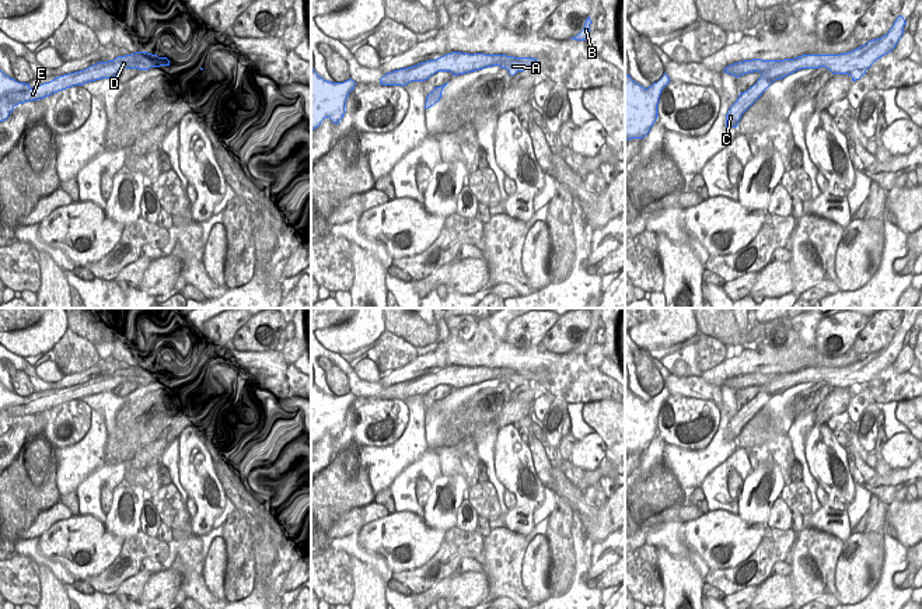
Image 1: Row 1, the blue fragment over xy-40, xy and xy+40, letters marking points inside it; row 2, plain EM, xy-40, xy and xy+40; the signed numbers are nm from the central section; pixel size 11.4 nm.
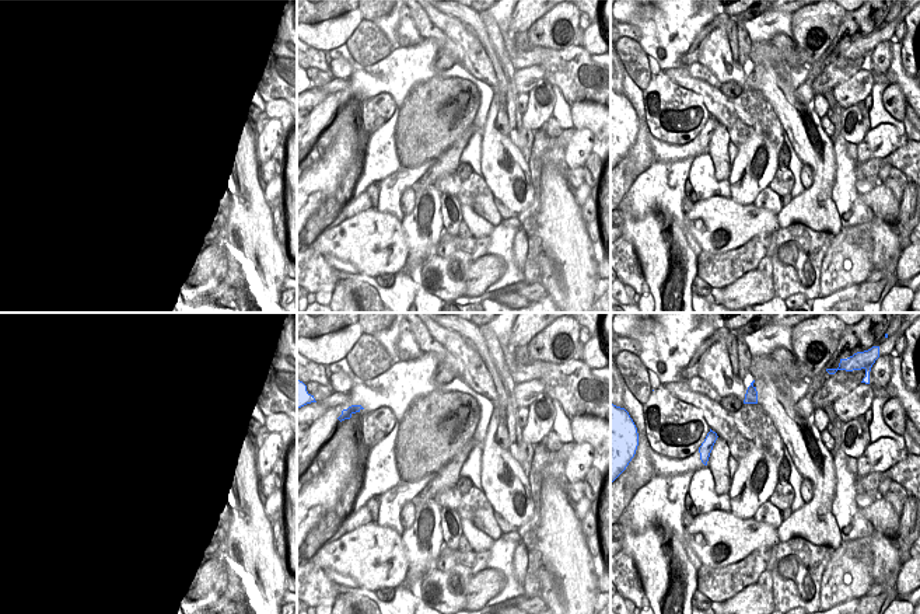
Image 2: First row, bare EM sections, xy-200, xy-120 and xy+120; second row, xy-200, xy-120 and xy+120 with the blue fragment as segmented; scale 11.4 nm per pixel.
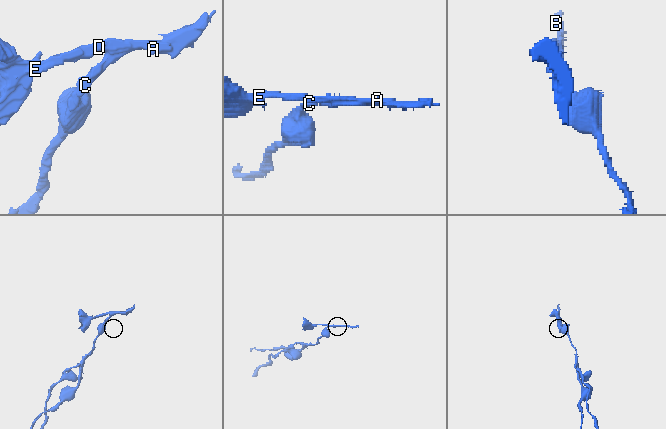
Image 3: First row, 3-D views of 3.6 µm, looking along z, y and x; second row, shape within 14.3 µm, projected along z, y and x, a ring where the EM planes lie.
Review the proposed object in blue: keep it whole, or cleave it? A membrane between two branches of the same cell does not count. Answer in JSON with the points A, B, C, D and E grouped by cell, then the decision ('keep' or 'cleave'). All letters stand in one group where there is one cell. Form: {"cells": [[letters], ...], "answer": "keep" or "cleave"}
{"cells": [["A", "B", "D", "E"], ["C"]], "answer": "cleave"}

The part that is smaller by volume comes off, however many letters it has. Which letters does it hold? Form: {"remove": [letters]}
{"remove": ["A", "B", "D", "E"]}

